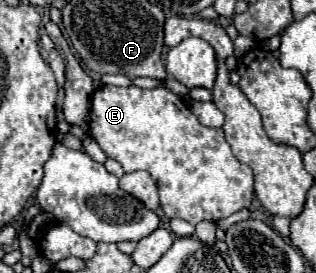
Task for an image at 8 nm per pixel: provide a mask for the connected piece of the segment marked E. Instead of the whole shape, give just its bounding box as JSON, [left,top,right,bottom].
[88,85,254,225]

